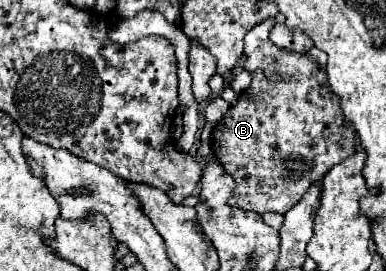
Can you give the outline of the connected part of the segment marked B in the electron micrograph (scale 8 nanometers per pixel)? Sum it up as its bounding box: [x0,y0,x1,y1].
[212,19,354,215]

